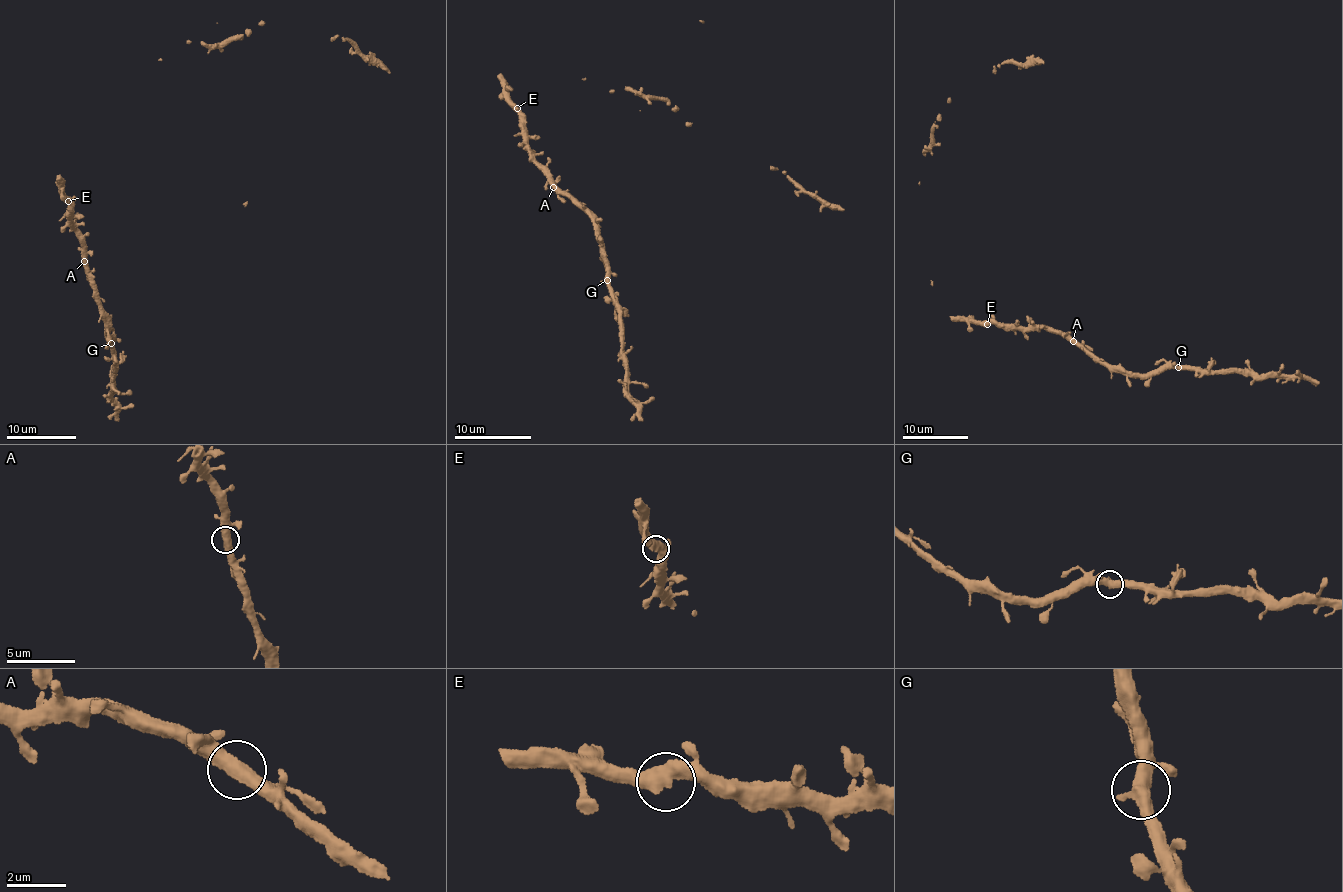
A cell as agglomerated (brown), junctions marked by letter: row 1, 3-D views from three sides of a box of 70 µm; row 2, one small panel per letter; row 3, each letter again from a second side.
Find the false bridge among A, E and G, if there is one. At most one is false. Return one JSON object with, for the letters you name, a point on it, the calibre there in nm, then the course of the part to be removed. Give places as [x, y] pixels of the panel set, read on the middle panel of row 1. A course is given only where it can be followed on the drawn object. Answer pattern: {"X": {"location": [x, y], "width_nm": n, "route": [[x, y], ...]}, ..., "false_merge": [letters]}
{"false_merge": []}

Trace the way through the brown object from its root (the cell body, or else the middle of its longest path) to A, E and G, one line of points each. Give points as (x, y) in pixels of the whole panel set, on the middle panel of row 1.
A: (507, 84), (508, 100), (519, 113), (521, 136), (525, 140), (529, 157), (553, 187)
E: (507, 84), (508, 100), (517, 108)
G: (507, 84), (508, 100), (519, 113), (521, 136), (531, 161), (551, 187), (596, 223), (607, 279)

